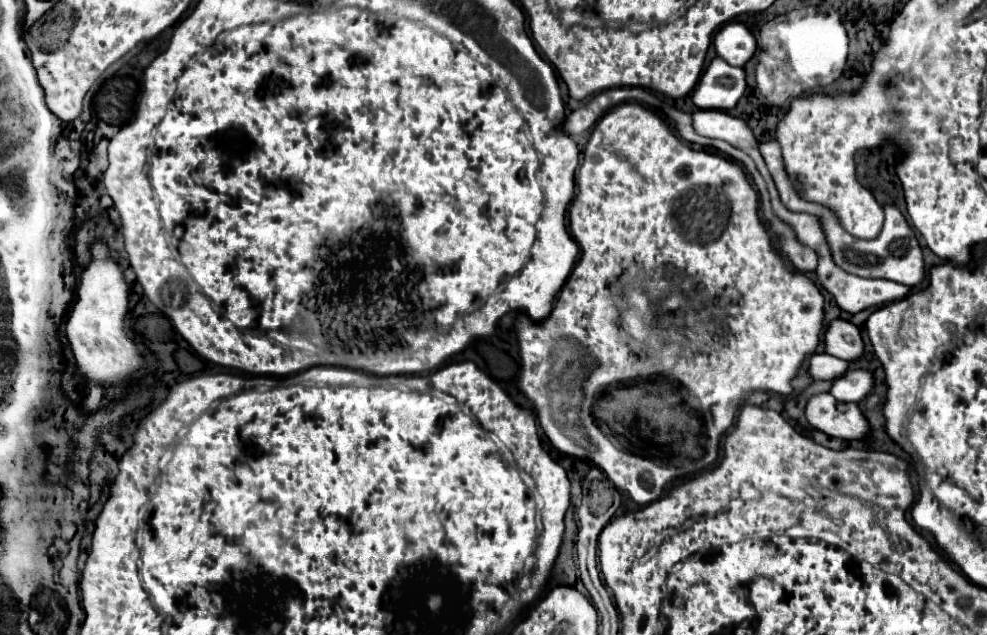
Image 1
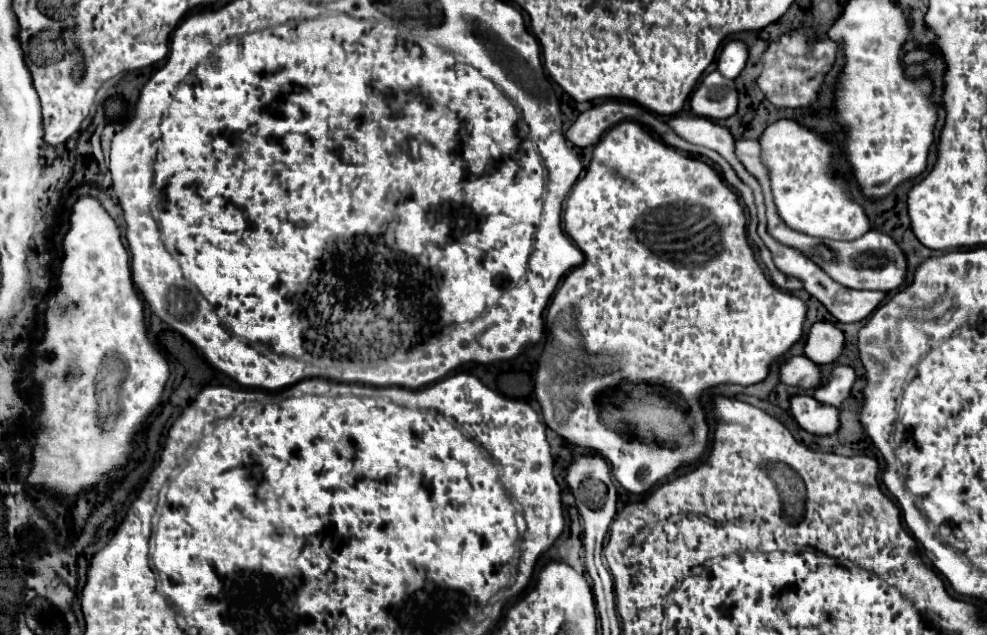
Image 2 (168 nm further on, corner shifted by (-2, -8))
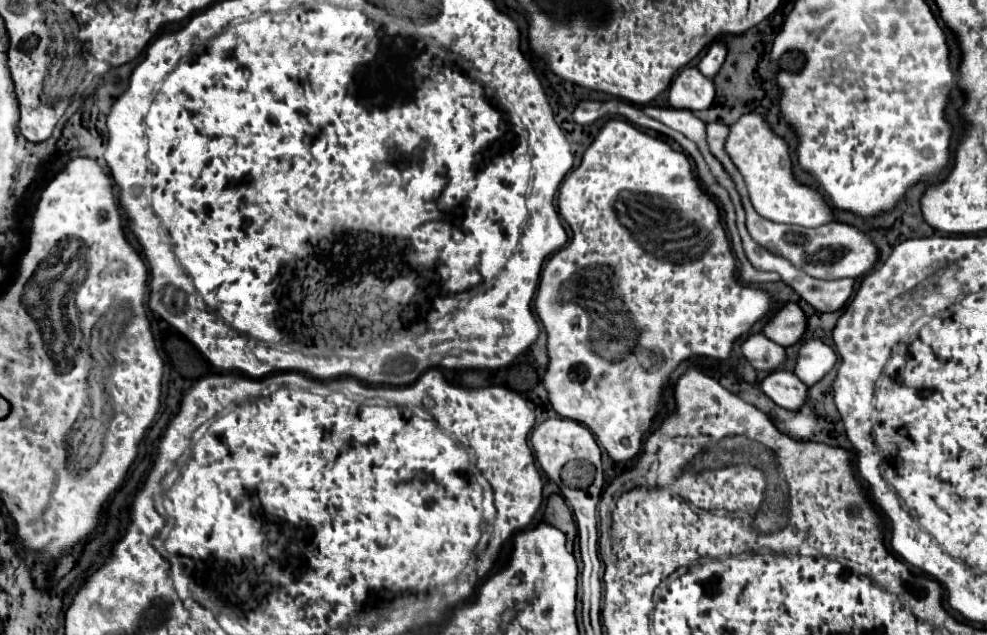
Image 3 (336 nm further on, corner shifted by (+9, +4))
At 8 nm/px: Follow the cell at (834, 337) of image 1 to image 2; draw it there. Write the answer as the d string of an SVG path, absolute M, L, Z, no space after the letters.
M816 322L808 330L804 356L816 364L832 364L844 350L844 334L830 322Z

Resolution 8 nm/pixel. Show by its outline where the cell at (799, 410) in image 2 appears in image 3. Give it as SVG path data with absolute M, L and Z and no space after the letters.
M775 370L771 372L763 382L761 390L781 408L787 410L797 410L801 404L807 404L809 388L797 380L793 372L787 370Z

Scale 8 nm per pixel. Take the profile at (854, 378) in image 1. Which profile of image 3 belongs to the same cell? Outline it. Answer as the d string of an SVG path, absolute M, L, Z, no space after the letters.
M805 340L799 350L795 374L807 386L817 384L837 362L837 354L821 340Z

